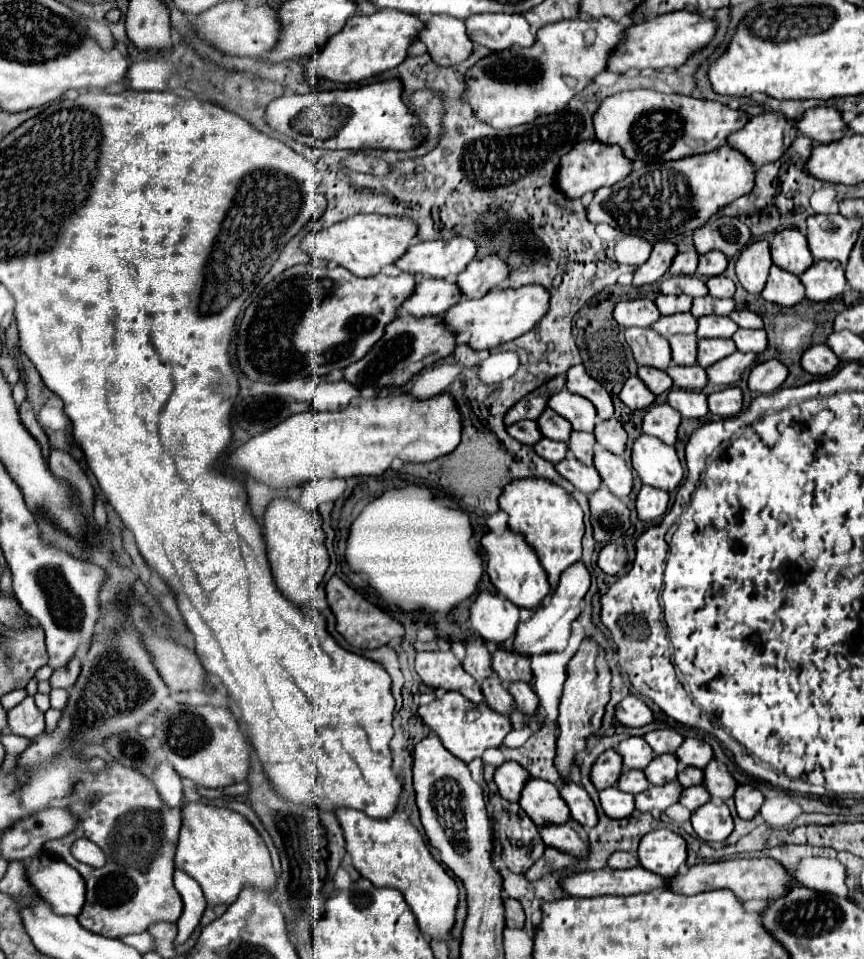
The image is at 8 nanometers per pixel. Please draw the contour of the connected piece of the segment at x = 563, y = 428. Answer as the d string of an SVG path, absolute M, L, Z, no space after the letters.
M546 408L544 414L540 414L540 418L536 420L536 424L538 424L538 430L542 432L542 436L550 438L550 440L566 442L570 438L570 432L572 432L570 422L564 420L560 414L556 414L550 408Z

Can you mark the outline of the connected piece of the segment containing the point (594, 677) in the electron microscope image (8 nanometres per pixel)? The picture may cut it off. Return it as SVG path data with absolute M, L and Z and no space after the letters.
M584 640L578 648L578 652L568 662L568 678L564 682L564 692L558 706L558 756L556 756L556 768L560 772L560 778L568 778L570 766L576 758L576 752L586 748L586 738L590 734L596 734L602 716L604 706L610 700L610 668L604 658L604 650L592 642Z

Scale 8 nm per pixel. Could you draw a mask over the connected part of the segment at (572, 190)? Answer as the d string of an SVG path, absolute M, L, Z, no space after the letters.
M596 140L578 142L564 158L560 158L560 170L556 174L556 188L566 198L580 198L586 192L594 192L600 186L612 186L632 172L632 162L622 154L618 146L604 146Z

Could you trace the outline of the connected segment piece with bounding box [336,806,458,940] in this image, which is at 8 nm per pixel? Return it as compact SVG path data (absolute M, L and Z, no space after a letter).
M398 806L386 820L368 818L364 812L354 808L336 808L336 816L340 826L344 826L346 852L352 856L352 864L360 876L370 880L374 886L400 890L412 908L422 934L428 938L438 940L442 934L448 934L454 924L458 886L440 862L432 858L422 834L412 826L404 808Z

